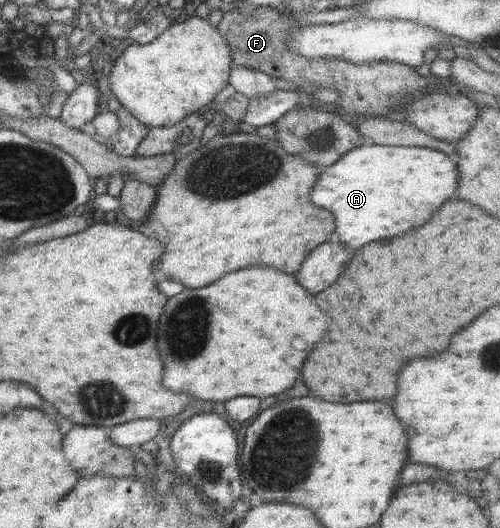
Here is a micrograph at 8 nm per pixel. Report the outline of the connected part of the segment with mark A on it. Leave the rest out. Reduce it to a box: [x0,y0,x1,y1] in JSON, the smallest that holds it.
[310,143,457,248]

